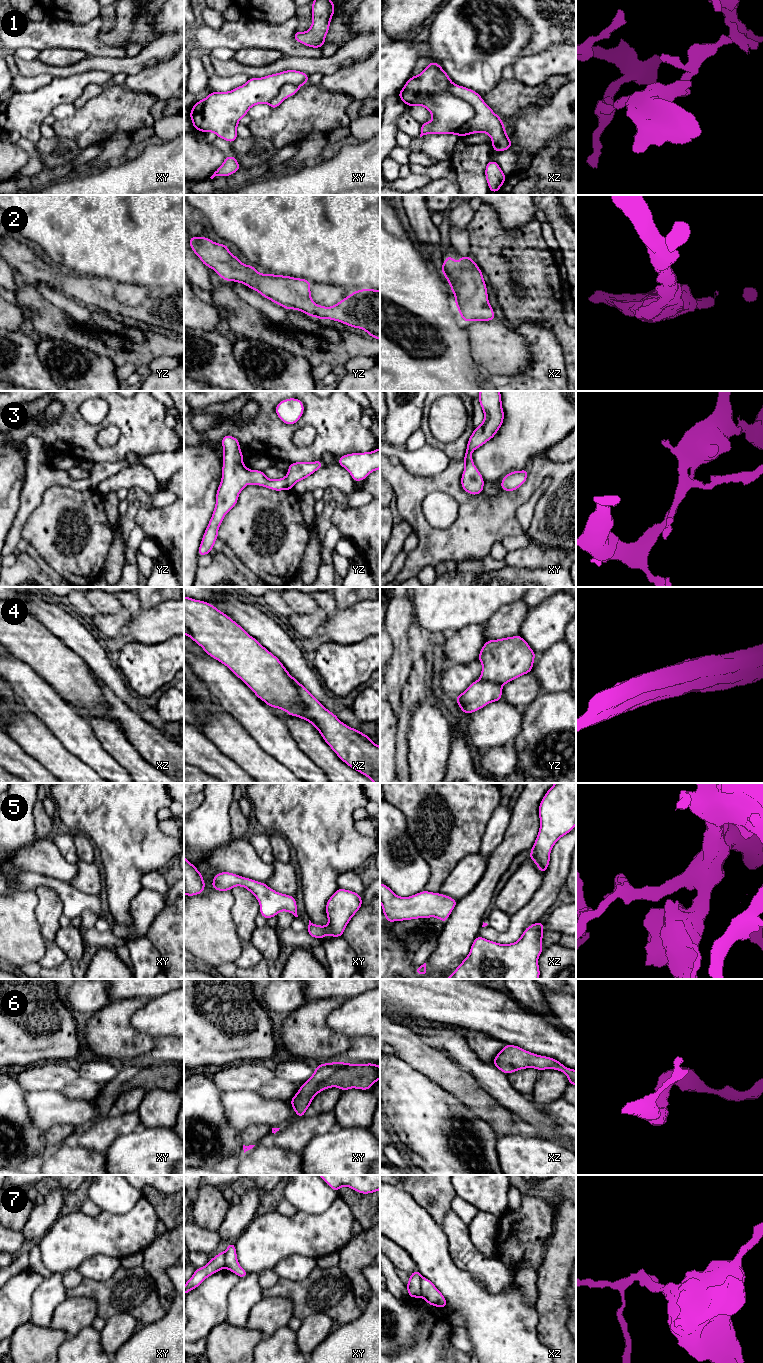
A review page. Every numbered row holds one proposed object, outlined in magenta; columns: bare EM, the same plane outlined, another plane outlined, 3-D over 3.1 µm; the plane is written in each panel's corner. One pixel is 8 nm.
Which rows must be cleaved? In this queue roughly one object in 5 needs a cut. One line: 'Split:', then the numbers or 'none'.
Split: 1, 4, 7

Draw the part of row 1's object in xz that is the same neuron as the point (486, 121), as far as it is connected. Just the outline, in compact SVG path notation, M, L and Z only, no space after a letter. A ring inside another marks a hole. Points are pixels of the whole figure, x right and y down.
M451 83L449 87L453 96L469 102L476 115L463 125L456 135L464 137L477 132L486 133L491 137L493 151L506 151L512 146L502 119L484 102L480 94L463 86Z

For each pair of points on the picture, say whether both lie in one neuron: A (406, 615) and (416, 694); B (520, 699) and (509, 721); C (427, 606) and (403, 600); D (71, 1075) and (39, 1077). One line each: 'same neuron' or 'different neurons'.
A: same neuron
B: different neurons
C: different neurons
D: same neuron

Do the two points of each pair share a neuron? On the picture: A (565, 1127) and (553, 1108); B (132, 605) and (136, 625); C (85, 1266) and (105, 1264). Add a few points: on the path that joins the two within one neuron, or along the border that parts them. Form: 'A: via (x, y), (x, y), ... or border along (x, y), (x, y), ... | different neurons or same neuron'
A: via (565, 1122), (558, 1113) | same neuron
B: border along (141, 611), (135, 614), (128, 622), (123, 634) | different neurons
C: via (90, 1266), (100, 1266) | same neuron

